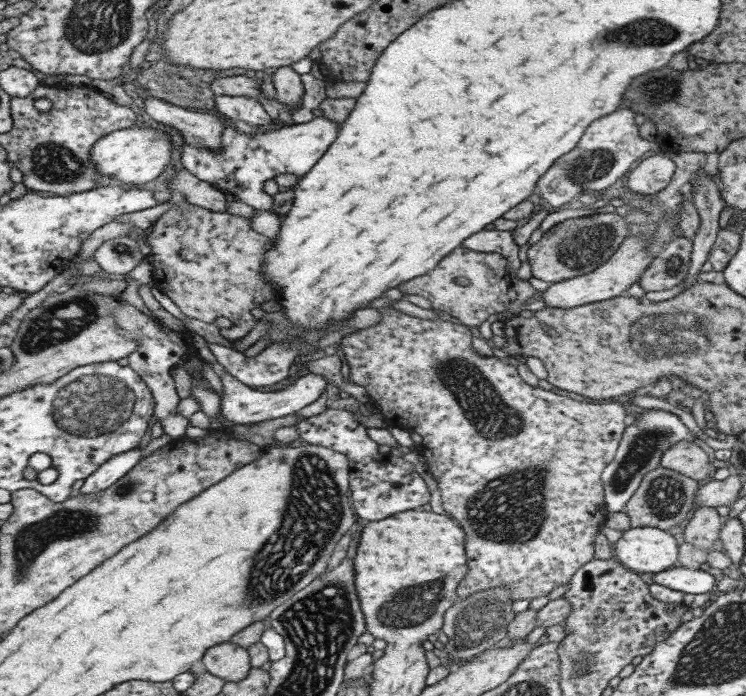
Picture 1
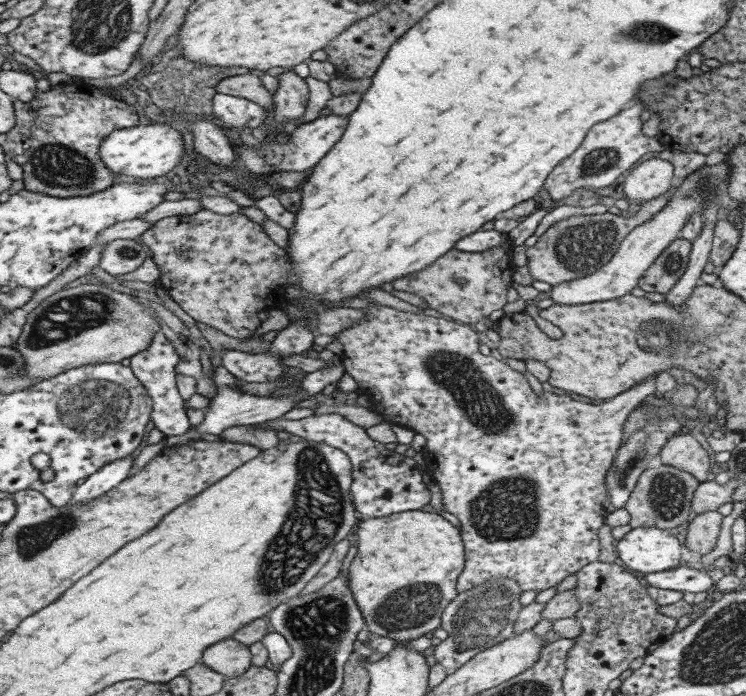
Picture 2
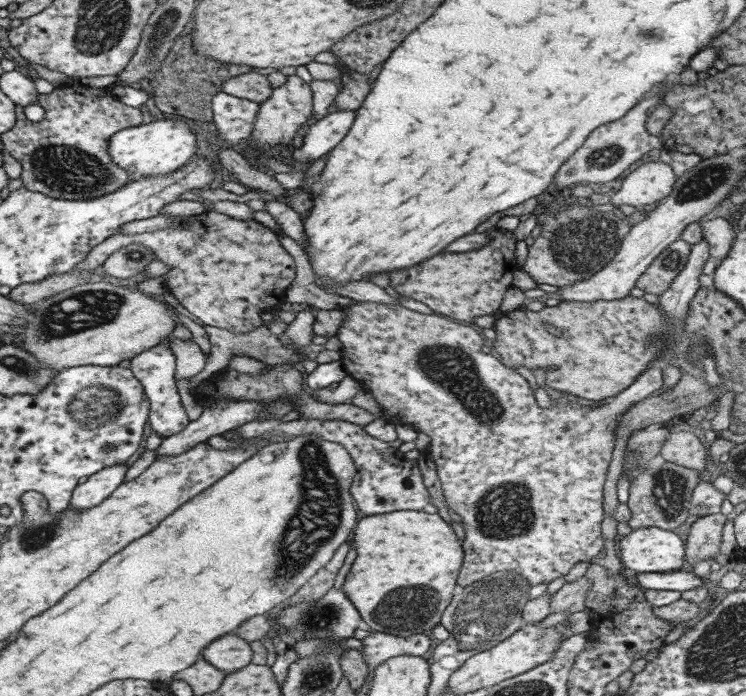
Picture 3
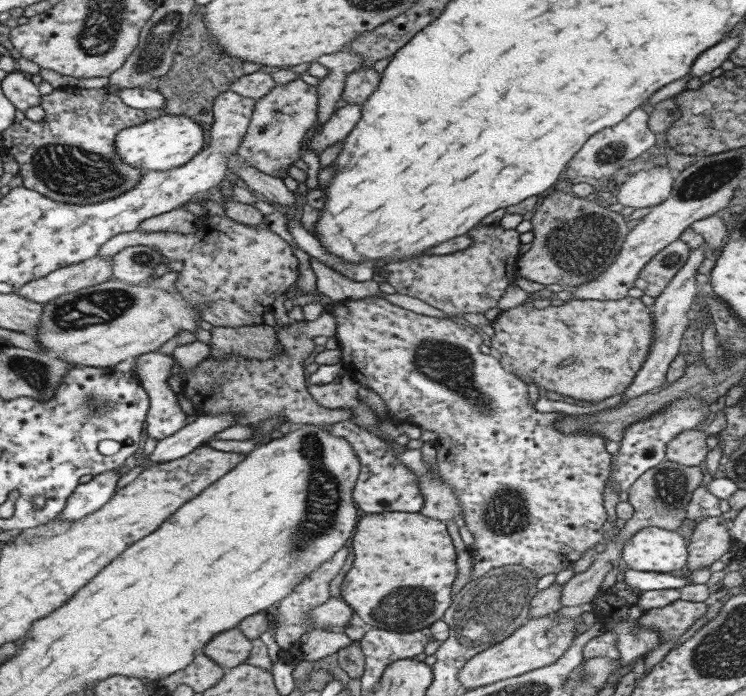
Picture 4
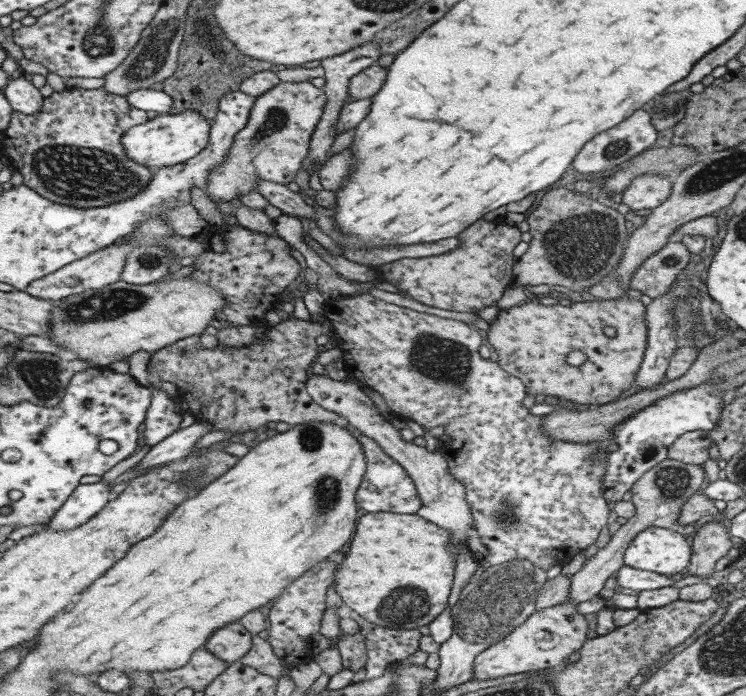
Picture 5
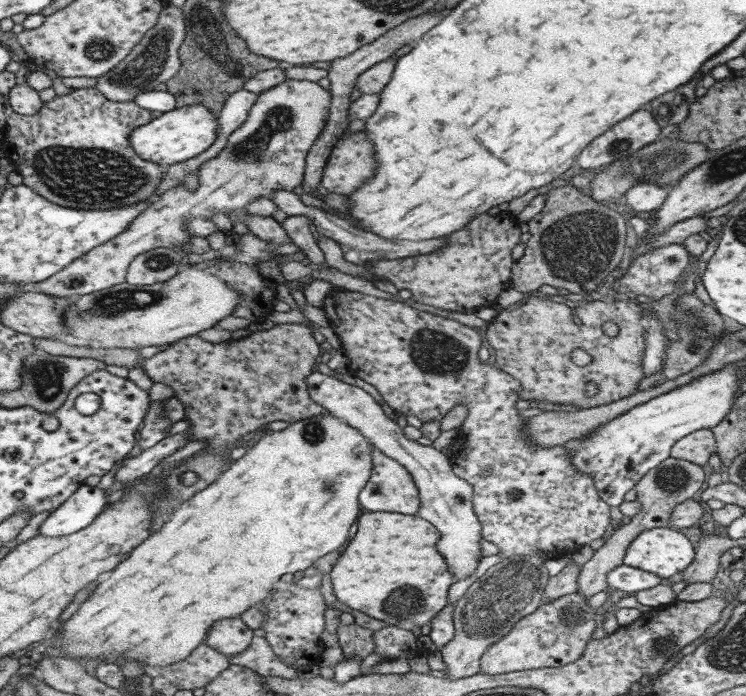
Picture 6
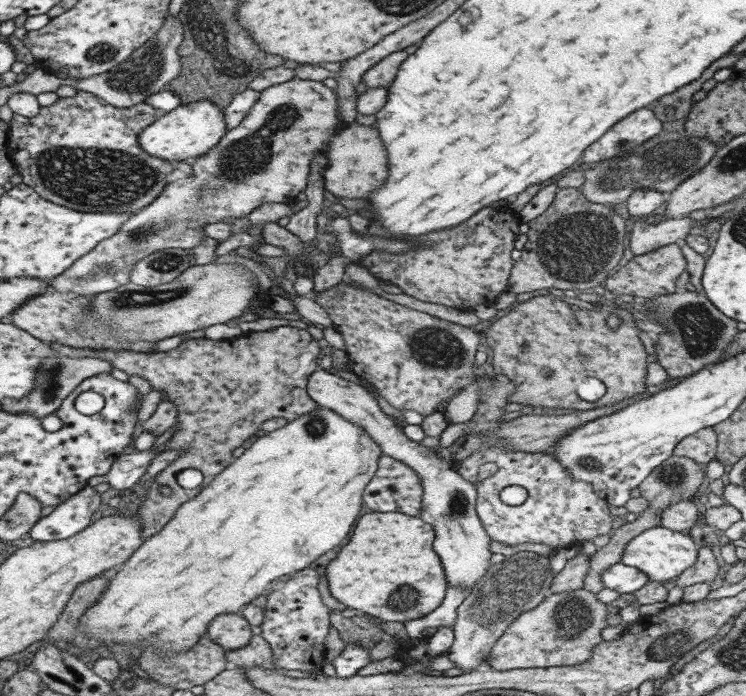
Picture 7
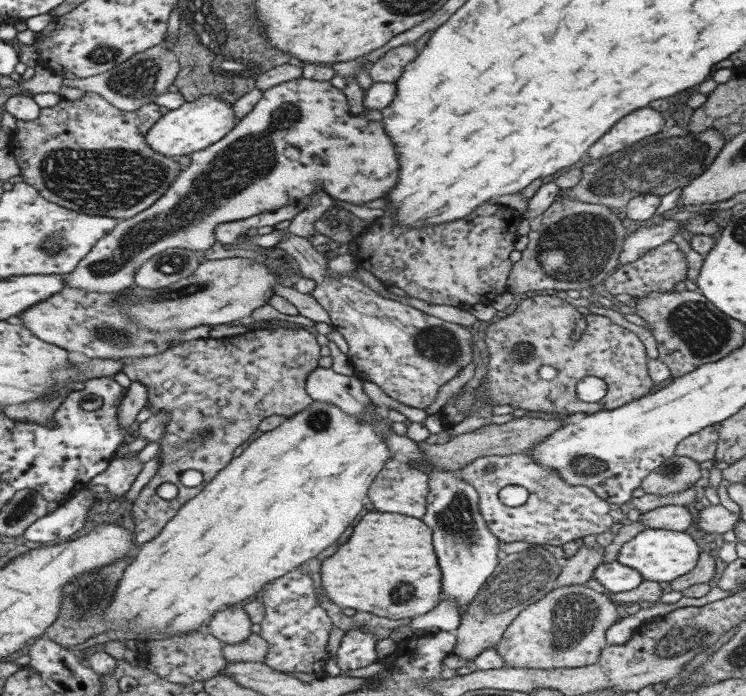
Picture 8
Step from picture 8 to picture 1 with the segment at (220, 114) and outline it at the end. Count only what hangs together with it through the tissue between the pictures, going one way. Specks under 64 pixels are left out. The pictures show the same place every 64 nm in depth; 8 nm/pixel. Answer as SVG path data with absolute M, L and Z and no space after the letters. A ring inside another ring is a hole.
M129 127L121 130L113 130L109 134L99 138L92 149L89 150L89 161L93 161L96 170L102 174L102 179L105 175L112 177L115 183L127 184L129 186L143 186L144 183L154 180L171 164L171 156L173 156L173 140L169 134L155 130L151 127Z

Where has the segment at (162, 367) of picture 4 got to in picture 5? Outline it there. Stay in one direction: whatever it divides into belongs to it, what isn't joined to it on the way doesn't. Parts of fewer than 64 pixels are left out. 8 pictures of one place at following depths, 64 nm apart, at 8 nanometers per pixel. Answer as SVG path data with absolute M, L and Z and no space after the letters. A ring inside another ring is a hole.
M148 384L147 389L151 390L151 396L144 418L143 440L146 446L151 447L179 428L181 414L175 411L175 401L163 389L156 389L151 384Z

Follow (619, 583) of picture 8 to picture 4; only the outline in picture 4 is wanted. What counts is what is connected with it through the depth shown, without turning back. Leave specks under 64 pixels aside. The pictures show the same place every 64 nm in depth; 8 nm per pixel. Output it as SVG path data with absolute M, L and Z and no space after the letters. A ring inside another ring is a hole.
M627 568L623 572L623 582L635 591L680 589L689 584L687 578L672 576L669 573L641 572Z

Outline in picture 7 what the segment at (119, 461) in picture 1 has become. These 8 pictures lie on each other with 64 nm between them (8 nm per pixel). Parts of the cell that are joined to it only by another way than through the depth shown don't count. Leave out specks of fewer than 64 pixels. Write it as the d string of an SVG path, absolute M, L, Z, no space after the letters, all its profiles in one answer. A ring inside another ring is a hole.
M85 485L51 513L36 520L28 530L28 537L37 542L69 538L91 523L91 515L99 504L99 492Z

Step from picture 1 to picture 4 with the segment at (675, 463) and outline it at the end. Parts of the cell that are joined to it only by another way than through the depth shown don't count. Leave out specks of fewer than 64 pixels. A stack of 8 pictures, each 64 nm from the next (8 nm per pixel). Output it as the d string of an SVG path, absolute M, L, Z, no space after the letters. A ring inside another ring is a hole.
M704 429L685 430L671 438L666 445L665 458L683 466L702 467L708 452L705 438L708 434Z

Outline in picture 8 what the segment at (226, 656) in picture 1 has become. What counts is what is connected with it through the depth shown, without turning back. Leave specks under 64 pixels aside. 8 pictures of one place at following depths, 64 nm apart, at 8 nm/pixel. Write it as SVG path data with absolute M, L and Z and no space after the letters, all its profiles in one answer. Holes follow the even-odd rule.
M237 604L213 613L203 629L221 643L235 644L249 636L250 626L245 609L242 604Z

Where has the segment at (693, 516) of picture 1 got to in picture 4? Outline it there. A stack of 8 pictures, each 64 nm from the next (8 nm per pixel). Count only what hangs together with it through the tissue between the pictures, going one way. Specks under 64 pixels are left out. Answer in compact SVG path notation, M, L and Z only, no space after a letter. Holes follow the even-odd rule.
M721 515L709 516L690 524L690 538L686 546L686 566L693 572L708 568L729 548L729 522Z

